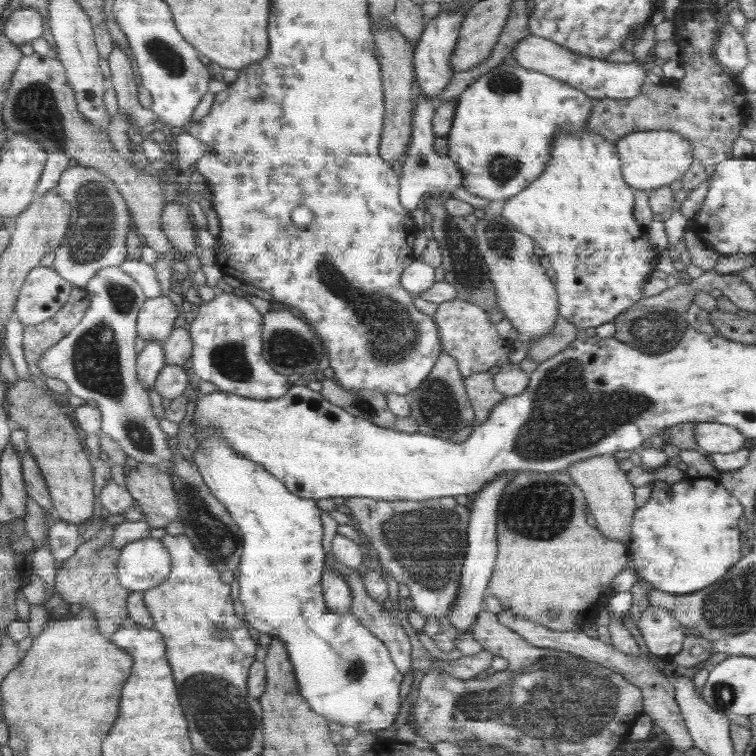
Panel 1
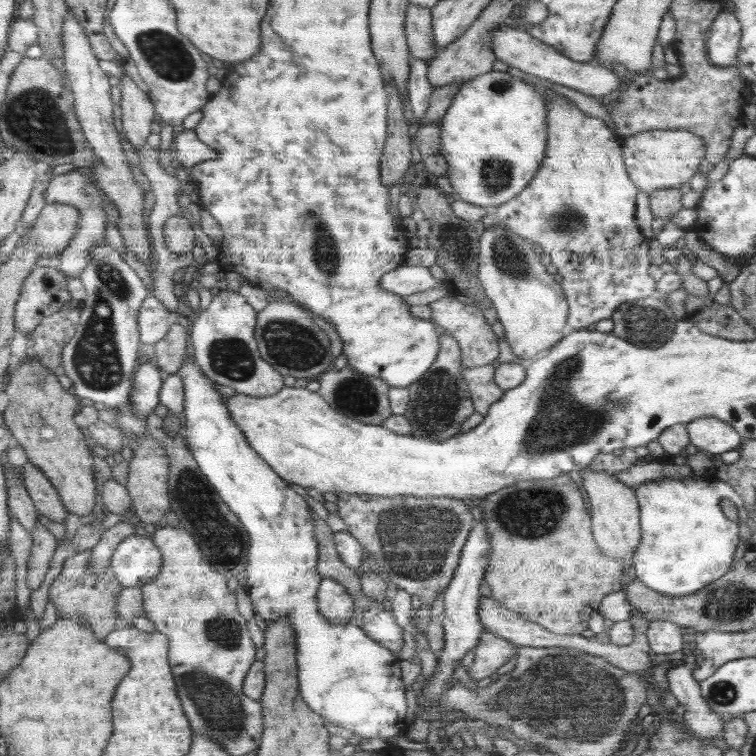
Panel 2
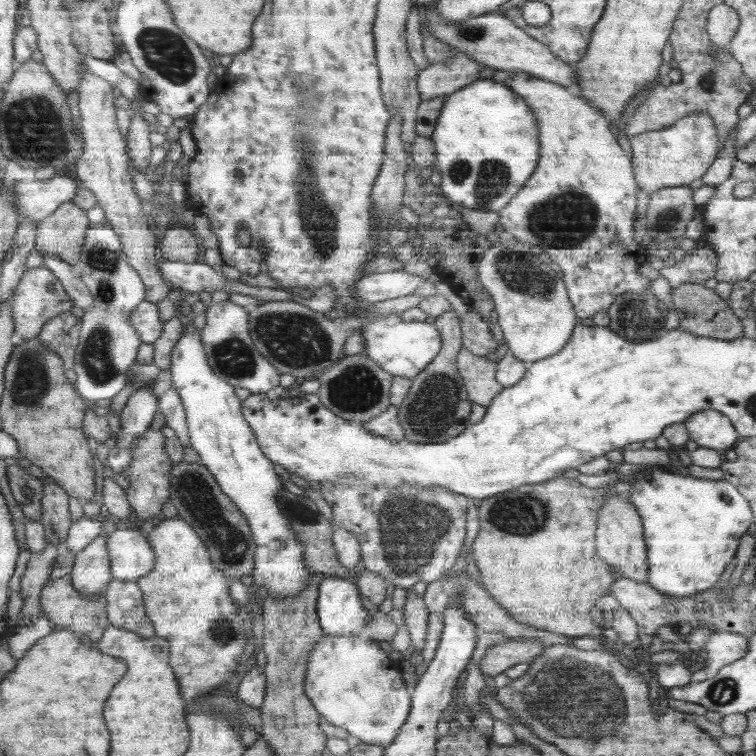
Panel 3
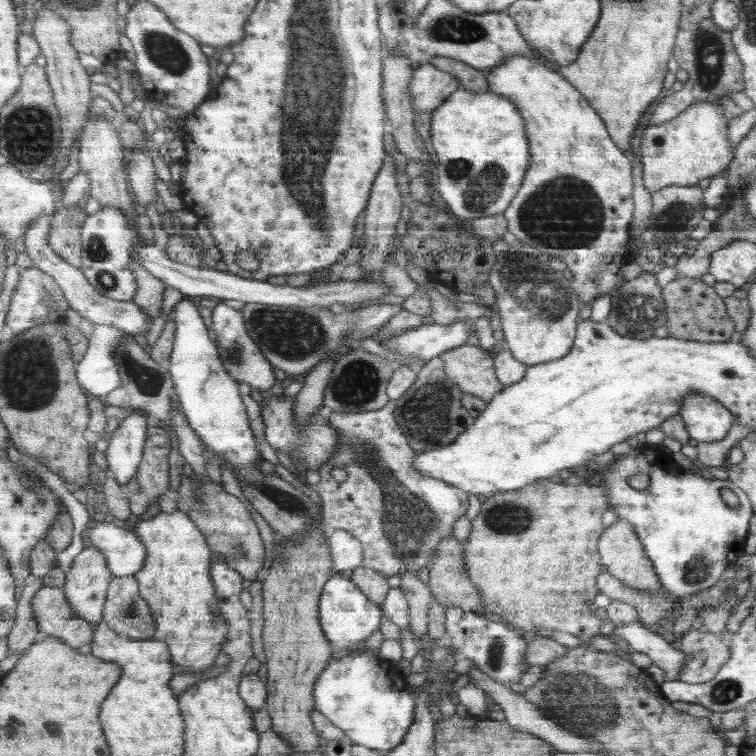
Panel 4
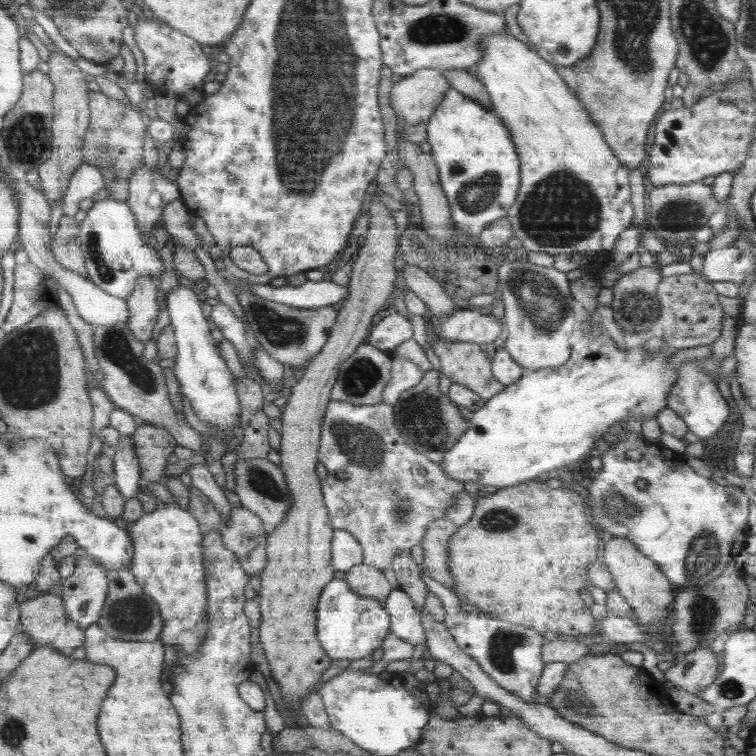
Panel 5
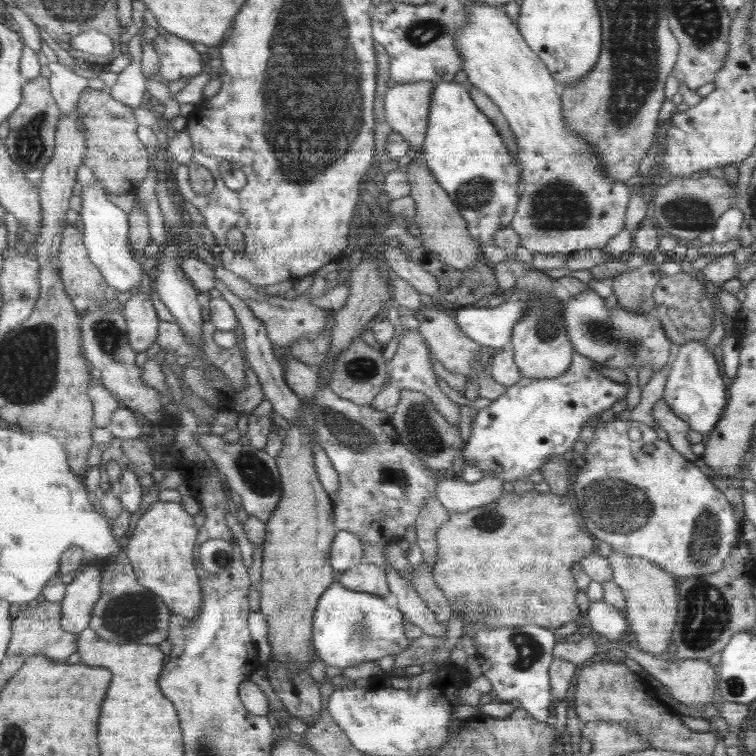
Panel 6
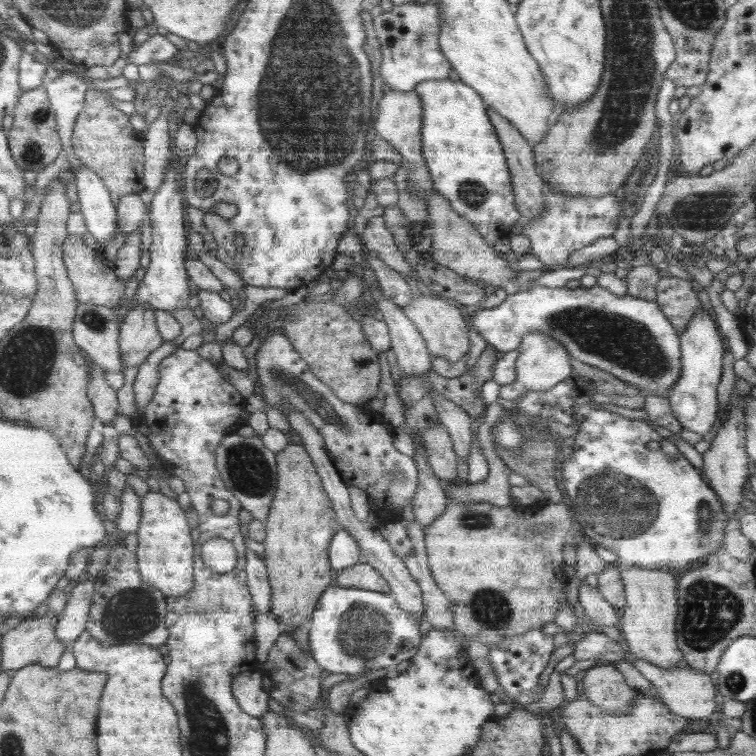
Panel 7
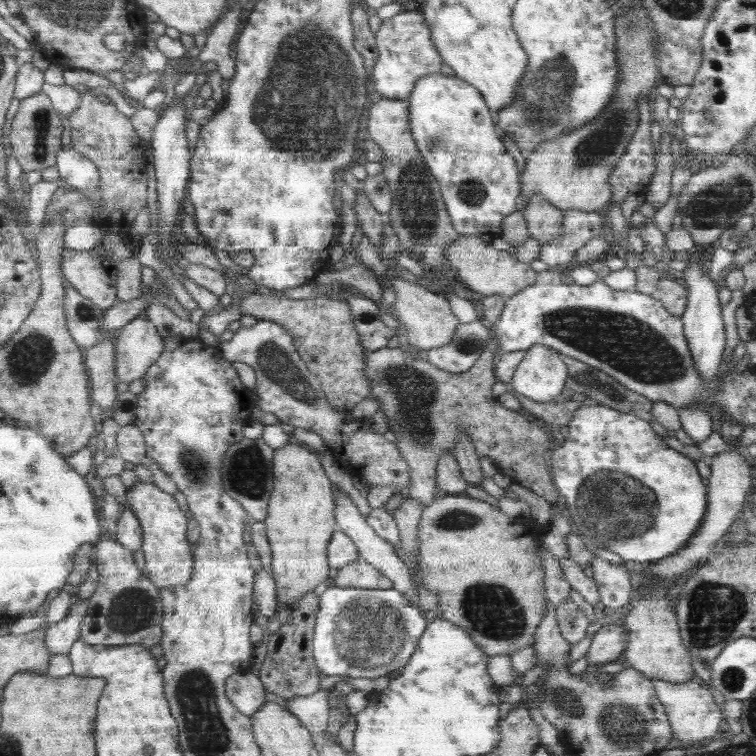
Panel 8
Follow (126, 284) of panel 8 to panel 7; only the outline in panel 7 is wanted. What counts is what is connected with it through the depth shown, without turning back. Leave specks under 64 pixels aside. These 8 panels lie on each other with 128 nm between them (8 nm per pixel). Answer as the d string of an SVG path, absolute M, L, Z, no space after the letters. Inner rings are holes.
M138 230L130 232L125 236L124 245L117 252L113 270L117 273L118 280L124 281L124 284L130 280L132 275L136 274L136 270L140 266L139 260L143 242L147 241Z

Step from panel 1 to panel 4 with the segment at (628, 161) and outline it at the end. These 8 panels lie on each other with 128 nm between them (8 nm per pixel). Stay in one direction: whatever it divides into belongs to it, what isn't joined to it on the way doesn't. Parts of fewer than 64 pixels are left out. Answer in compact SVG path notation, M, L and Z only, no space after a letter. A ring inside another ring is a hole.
M708 102L692 104L686 111L668 123L648 126L640 140L640 156L642 164L642 182L651 193L665 186L690 186L696 182L720 175L732 161L732 152L726 138L724 112L720 104Z

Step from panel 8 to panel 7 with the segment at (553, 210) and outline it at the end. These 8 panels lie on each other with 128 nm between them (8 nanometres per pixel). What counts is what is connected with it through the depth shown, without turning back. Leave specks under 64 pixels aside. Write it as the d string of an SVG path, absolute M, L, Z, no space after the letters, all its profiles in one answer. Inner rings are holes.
M492 108L487 109L489 120L492 122L504 149L509 172L512 174L513 192L516 194L516 205L518 211L521 212L521 218L536 219L536 217L540 217L540 213L544 209L544 198L542 198L544 184L538 175L533 147L506 118L498 114L498 111Z

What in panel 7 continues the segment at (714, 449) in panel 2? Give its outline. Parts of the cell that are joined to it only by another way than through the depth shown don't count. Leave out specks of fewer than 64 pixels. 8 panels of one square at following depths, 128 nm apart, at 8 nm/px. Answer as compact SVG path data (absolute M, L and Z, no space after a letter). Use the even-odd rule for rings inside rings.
M700 310L686 326L684 333L681 333L681 377L678 378L678 382L674 383L672 389L668 389L665 397L668 399L670 408L676 417L676 420L680 422L683 428L703 434L705 437L709 437L708 430L712 426L716 426L714 422L718 420L718 384L720 384L720 378L722 378L722 358L724 358L724 348L720 344L720 338L718 338L718 332L716 332L716 324L712 322L710 318L710 312L708 310Z

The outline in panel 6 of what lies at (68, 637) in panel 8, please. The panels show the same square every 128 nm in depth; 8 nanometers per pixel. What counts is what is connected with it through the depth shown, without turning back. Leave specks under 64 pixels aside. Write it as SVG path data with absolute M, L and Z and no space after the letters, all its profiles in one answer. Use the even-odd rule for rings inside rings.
M89 561L79 572L74 574L74 579L70 582L68 590L65 592L65 599L62 600L62 628L72 634L82 633L89 626L94 606L102 597L102 576L100 570L94 563Z

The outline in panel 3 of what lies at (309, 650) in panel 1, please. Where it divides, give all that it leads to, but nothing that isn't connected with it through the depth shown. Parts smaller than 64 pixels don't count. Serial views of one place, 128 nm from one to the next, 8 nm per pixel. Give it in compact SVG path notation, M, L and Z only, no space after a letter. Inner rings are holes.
M192 320L184 323L184 332L182 332L180 340L176 342L170 358L169 369L172 372L173 386L178 391L185 410L190 447L196 450L196 454L200 456L198 462L212 474L214 480L218 482L220 490L228 498L232 498L232 502L244 514L254 536L256 553L254 553L254 571L251 574L254 578L253 584L259 589L267 590L268 595L280 599L299 596L308 585L306 576L310 576L310 570L306 568L306 563L304 563L304 543L296 537L288 517L280 516L282 512L278 506L278 496L280 496L280 492L284 492L284 486L282 486L272 462L262 452L261 446L256 444L253 429L246 422L241 401L234 392L235 387L222 381L211 368L204 344L200 340L200 333L198 333ZM322 632L321 640L313 646L309 658L309 670L306 674L305 692L310 698L313 708L325 720L348 731L353 742L388 746L401 732L410 712L413 711L414 688L406 686L400 668L400 656L386 652L378 644L366 636L330 636Z

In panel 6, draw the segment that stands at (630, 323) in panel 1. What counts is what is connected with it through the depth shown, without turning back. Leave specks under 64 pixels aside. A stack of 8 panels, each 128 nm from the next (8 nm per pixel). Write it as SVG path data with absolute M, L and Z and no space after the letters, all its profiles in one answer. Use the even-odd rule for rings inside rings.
M646 262L612 278L613 294L618 299L617 306L640 314L652 313L655 308L653 290L663 276L659 265Z

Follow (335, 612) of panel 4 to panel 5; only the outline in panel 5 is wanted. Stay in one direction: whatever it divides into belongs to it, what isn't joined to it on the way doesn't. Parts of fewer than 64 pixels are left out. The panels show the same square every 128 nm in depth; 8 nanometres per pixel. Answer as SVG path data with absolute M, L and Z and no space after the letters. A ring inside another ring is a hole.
M343 575L321 592L317 608L318 640L330 658L351 660L364 658L380 649L390 629L390 618L382 602L355 593Z

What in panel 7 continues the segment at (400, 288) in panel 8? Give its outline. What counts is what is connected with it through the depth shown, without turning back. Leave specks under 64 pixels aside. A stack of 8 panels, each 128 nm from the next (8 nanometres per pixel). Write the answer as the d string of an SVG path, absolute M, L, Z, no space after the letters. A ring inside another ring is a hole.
M412 296L410 304L403 307L404 314L415 324L420 335L426 341L426 348L434 358L446 358L450 362L458 362L470 348L470 336L466 327L466 320L462 317L460 309L453 302L438 296Z

